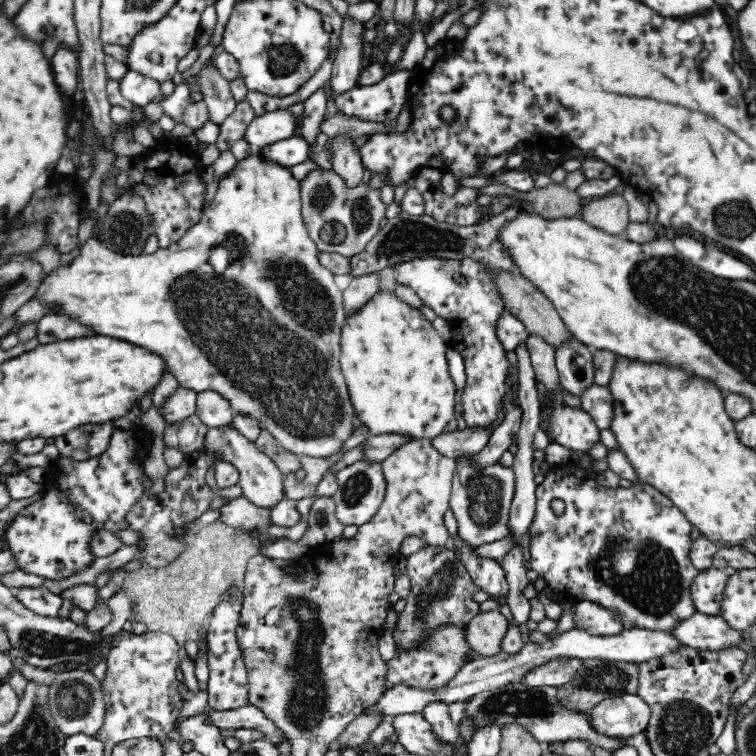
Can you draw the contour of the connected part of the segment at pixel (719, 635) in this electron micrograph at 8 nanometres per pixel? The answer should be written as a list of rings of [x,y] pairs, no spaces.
[[[696,611],[688,618],[680,619],[671,630],[678,643],[699,651],[720,651],[722,648],[735,648],[742,638],[751,646],[748,631],[734,630],[719,614],[709,615]]]

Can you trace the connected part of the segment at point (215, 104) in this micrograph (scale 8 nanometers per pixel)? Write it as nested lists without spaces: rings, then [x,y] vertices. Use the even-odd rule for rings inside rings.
[[[210,60],[212,63],[206,61],[195,82],[200,86],[199,92],[208,107],[210,120],[219,126],[235,109],[237,102],[232,97],[229,80],[218,72],[214,60]]]

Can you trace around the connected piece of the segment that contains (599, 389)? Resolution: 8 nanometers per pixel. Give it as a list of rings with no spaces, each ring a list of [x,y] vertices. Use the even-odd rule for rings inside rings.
[[[592,383],[579,394],[581,408],[584,409],[602,430],[609,428],[613,417],[613,398],[607,386]]]

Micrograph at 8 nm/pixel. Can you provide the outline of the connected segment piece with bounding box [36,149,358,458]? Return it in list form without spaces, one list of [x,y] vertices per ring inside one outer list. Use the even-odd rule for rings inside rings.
[[[260,149],[252,151],[246,160],[235,165],[228,178],[218,183],[214,201],[202,213],[198,224],[190,226],[178,243],[146,256],[122,256],[99,243],[99,240],[89,239],[70,264],[59,266],[48,274],[42,274],[42,284],[38,286],[36,298],[44,306],[59,305],[60,311],[56,314],[70,315],[78,323],[94,327],[94,331],[100,335],[125,340],[159,356],[165,360],[167,368],[176,377],[180,387],[197,393],[204,390],[218,392],[222,398],[228,400],[235,414],[247,414],[256,418],[260,426],[266,428],[288,452],[298,456],[326,458],[344,447],[353,436],[354,420],[358,419],[354,405],[350,401],[344,373],[340,370],[341,328],[345,325],[347,317],[343,306],[343,291],[334,281],[334,273],[320,264],[317,255],[319,250],[307,232],[301,215],[300,181],[294,178],[290,169],[262,159],[259,152]]]

